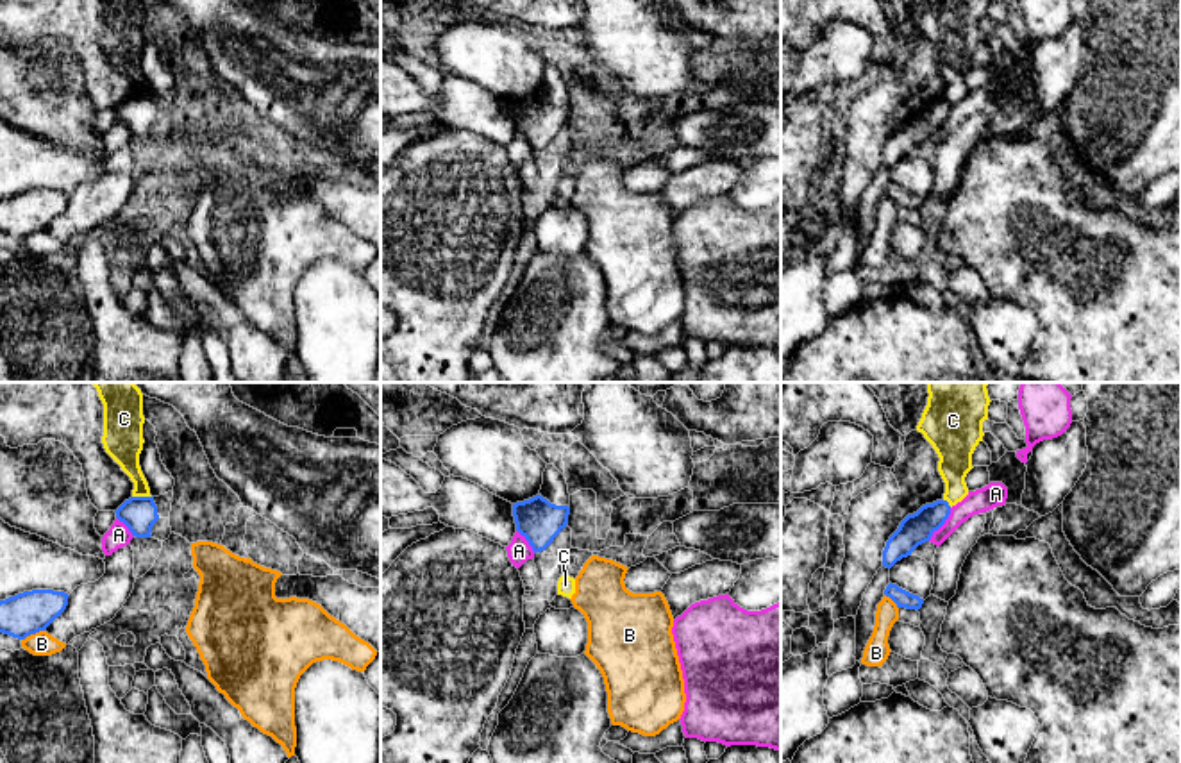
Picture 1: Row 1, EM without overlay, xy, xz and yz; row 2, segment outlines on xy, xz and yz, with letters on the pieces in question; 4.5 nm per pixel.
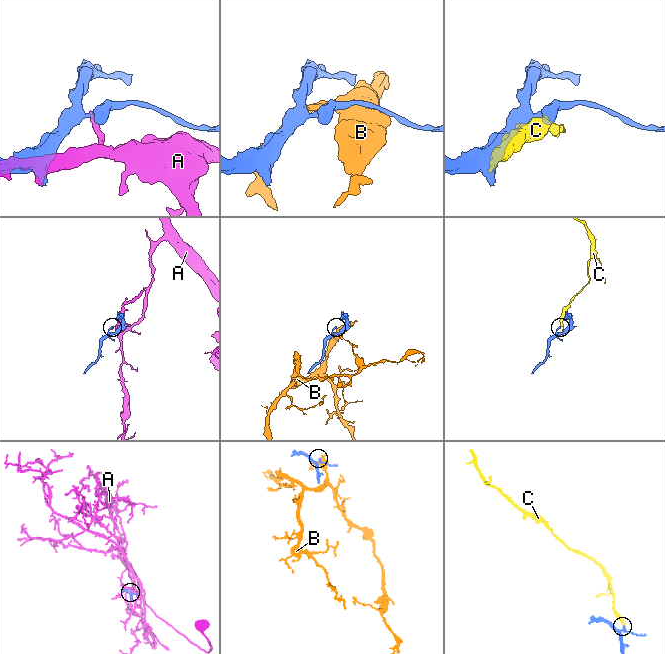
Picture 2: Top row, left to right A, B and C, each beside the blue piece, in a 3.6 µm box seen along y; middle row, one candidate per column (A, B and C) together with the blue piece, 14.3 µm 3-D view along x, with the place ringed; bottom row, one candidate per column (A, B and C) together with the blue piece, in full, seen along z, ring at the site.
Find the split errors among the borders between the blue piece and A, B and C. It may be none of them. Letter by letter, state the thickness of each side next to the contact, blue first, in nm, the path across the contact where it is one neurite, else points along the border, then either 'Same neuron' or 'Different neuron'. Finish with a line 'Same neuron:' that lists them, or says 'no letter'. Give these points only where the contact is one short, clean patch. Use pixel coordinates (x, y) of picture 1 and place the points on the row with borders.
A: Thickness 140 nm (blue) against 110 nm. Boundary: yz (951, 508), (951, 513), (928, 540). Different neuron
B: Thickness 190 nm (blue) against 110 nm. Different neuron
C: Thickness 160 nm (blue) against 160 nm. Boundary: xy (133, 495), (150, 497). Different neuron
Same neuron: no letter

